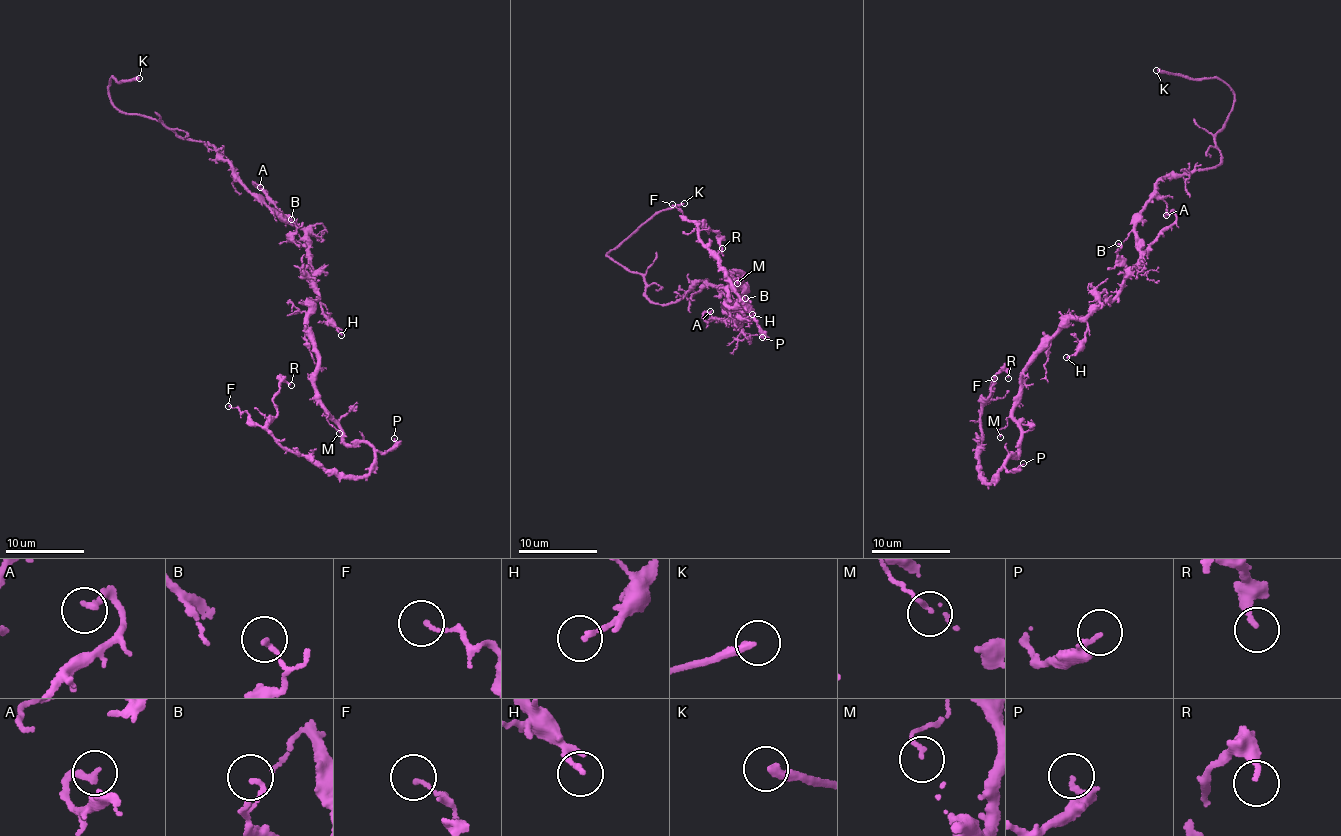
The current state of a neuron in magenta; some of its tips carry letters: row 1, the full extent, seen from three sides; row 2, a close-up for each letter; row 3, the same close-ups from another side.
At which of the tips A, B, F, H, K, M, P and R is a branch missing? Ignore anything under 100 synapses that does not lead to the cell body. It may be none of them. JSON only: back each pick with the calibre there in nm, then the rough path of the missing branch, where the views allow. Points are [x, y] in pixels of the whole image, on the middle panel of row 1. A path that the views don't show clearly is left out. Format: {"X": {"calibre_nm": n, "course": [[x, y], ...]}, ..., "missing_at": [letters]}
{"K": {"calibre_nm": 240, "course": [[684, 203], [655, 207], [653, 199], [674, 168], [716, 138], [715, 134]]}, "missing_at": ["K"]}

